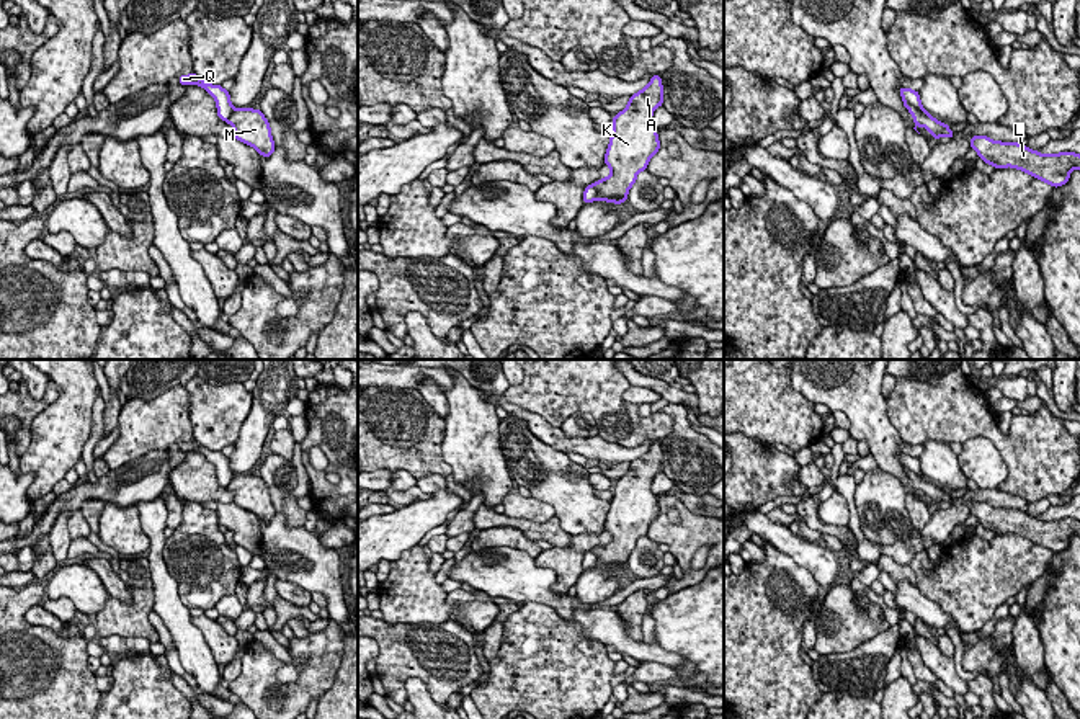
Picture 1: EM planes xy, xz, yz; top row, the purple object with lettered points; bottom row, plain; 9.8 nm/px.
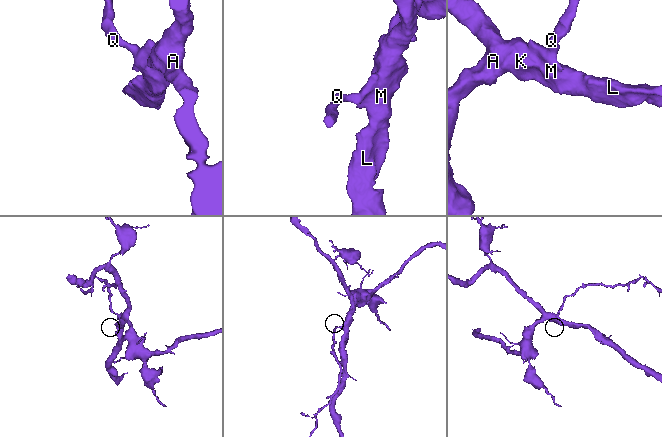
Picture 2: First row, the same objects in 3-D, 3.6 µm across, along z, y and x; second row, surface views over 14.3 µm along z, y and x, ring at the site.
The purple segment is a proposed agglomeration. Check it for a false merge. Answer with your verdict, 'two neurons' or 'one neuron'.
two neurons

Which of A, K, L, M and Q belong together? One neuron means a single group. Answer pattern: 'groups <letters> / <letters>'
groups A K L M / Q

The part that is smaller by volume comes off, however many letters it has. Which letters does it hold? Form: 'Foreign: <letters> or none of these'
Foreign: Q

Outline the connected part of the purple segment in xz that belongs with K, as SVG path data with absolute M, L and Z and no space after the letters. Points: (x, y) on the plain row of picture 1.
M658 440L652 443L649 451L629 462L627 472L613 484L613 500L605 521L605 531L611 534L611 541L593 549L598 565L623 570L627 565L631 552L636 549L637 539L647 536L649 526L658 520L660 508L657 495L652 492L654 476L663 471L663 453Z

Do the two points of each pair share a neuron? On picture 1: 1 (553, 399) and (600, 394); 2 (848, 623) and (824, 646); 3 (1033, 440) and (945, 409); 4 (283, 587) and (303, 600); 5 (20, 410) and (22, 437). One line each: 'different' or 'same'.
1: same
2: same
3: same
4: same
5: same

